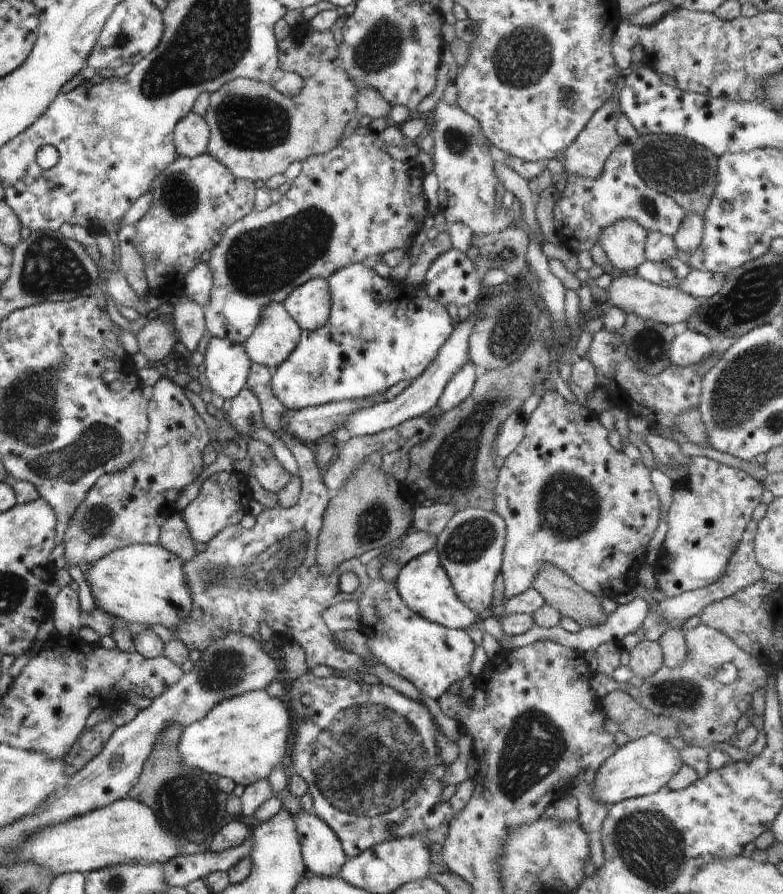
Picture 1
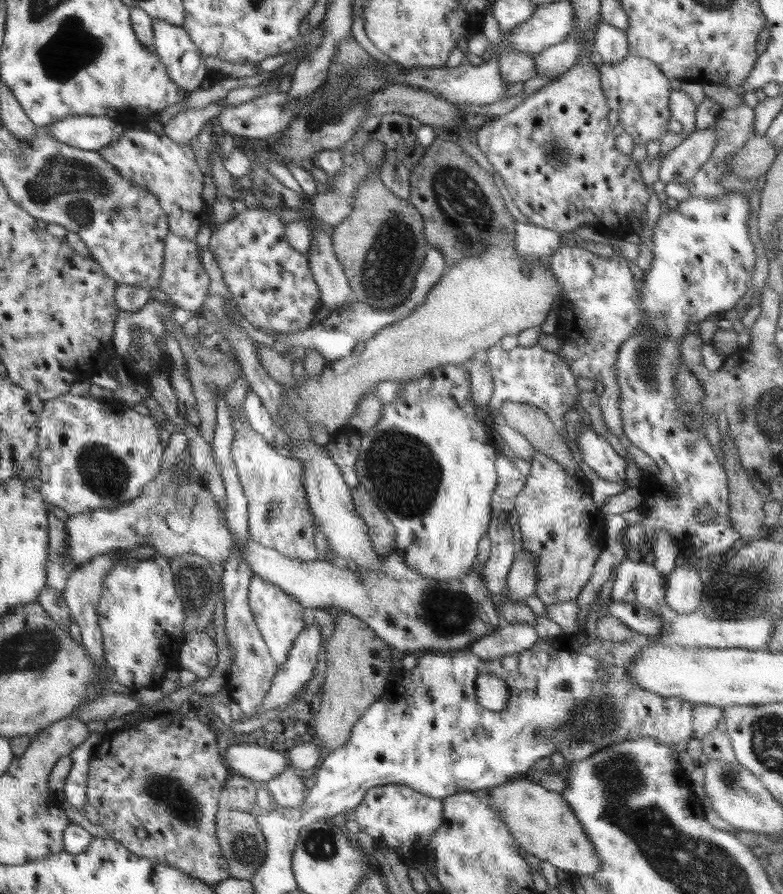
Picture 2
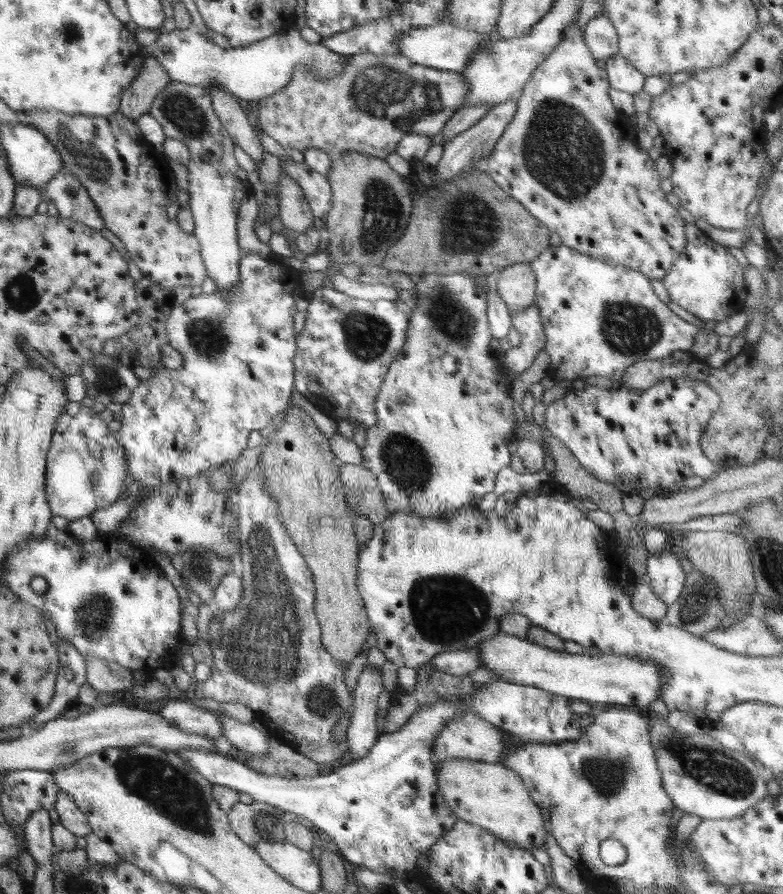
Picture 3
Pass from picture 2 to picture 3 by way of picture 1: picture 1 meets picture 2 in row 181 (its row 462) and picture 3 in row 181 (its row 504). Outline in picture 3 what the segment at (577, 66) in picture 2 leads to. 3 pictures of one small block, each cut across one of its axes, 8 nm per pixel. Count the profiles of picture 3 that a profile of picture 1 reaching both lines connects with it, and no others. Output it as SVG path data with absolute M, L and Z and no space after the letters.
M576 21L564 29L563 39L532 72L532 77L516 98L517 111L495 144L494 150L489 154L485 170L496 184L499 184L514 200L523 204L532 216L541 220L551 232L556 232L563 245L592 258L611 259L622 266L641 272L650 280L656 278L661 281L668 274L686 244L685 221L680 217L677 208L668 203L666 193L661 189L661 177L656 171L655 160L650 159L648 153L640 149L638 144L634 146L634 134L628 136L622 132L614 132L620 116L618 116L619 110L612 105L609 97L608 88L611 86L607 79L607 72L596 65L596 59L591 55L590 49L583 39L583 30L578 27Z

